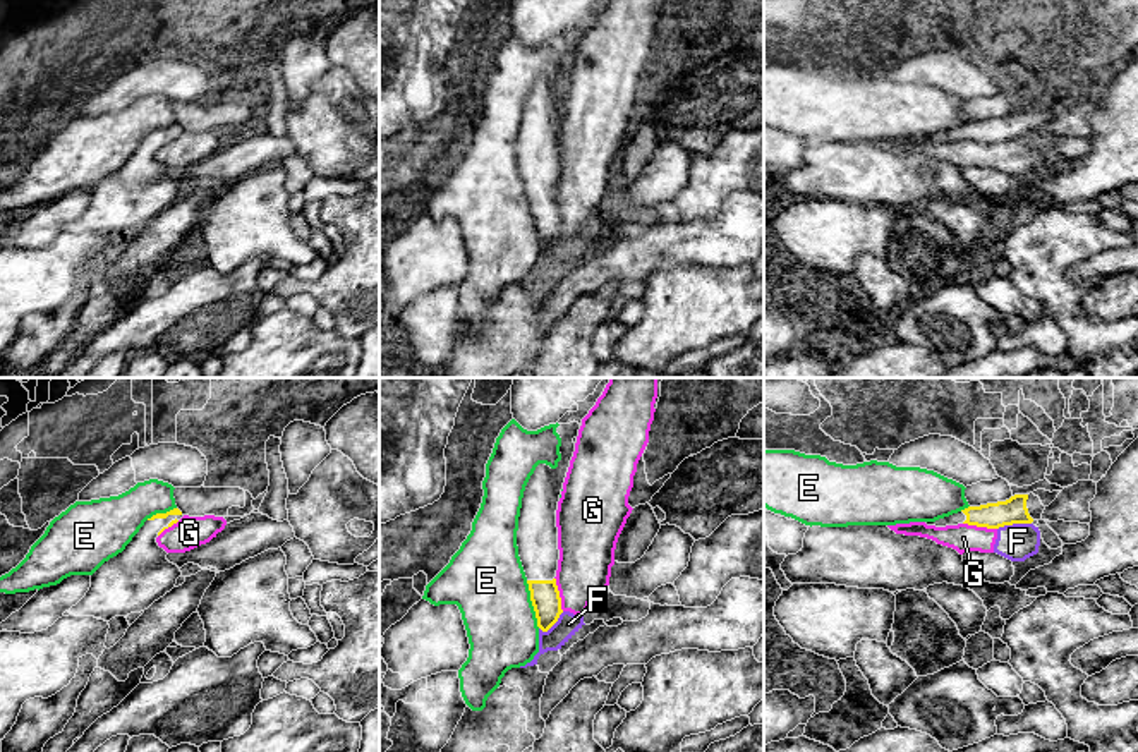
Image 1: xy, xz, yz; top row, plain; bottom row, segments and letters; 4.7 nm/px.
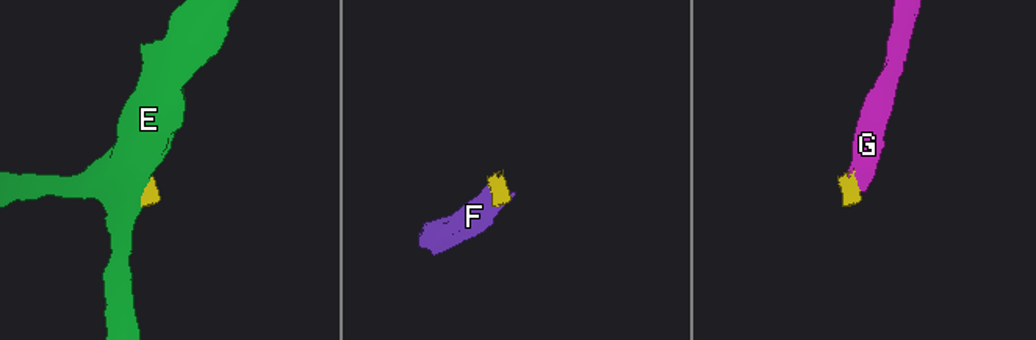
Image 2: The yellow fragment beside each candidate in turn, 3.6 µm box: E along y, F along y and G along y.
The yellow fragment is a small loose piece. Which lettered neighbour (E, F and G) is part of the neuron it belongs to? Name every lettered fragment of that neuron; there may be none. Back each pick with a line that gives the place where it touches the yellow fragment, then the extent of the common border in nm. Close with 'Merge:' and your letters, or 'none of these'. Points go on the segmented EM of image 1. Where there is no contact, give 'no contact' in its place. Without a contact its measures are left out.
Merge: none of these

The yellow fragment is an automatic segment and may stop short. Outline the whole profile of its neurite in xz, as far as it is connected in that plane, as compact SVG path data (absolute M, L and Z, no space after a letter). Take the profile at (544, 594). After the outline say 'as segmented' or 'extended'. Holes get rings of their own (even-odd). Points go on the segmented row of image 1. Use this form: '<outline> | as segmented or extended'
M575 421L556 428L561 438L561 460L556 469L546 464L536 467L525 486L518 517L518 556L527 577L537 627L542 632L548 632L563 613L554 579L560 560L556 510L578 429L580 424Z | extended

